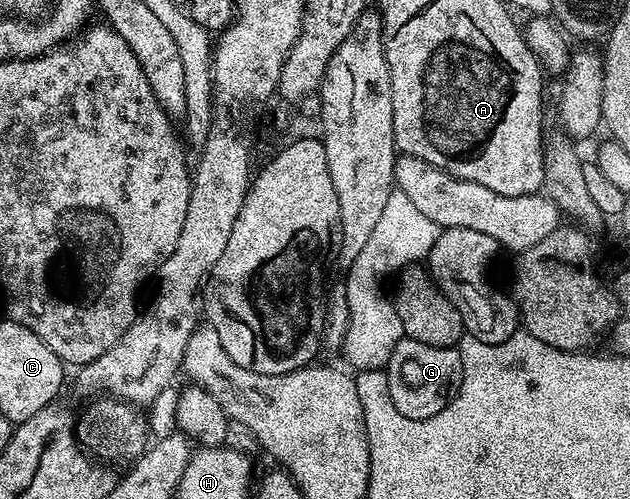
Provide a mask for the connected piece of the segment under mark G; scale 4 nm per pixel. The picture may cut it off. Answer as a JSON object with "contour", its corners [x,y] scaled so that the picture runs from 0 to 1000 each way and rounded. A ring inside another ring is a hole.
{"contour":[[[638,673],[637,683],[627,687],[627,703],[610,743],[627,824],[633,824],[637,836],[660,844],[684,840],[684,832],[697,832],[729,784],[735,760],[732,703],[725,695],[678,695],[678,687]]]}

